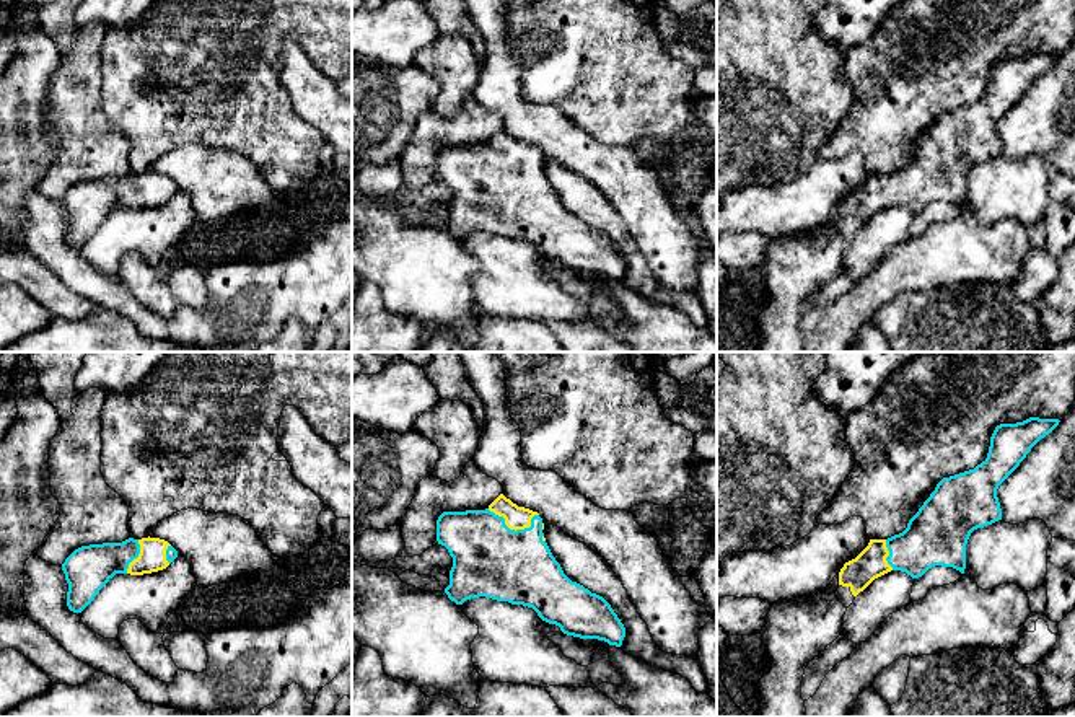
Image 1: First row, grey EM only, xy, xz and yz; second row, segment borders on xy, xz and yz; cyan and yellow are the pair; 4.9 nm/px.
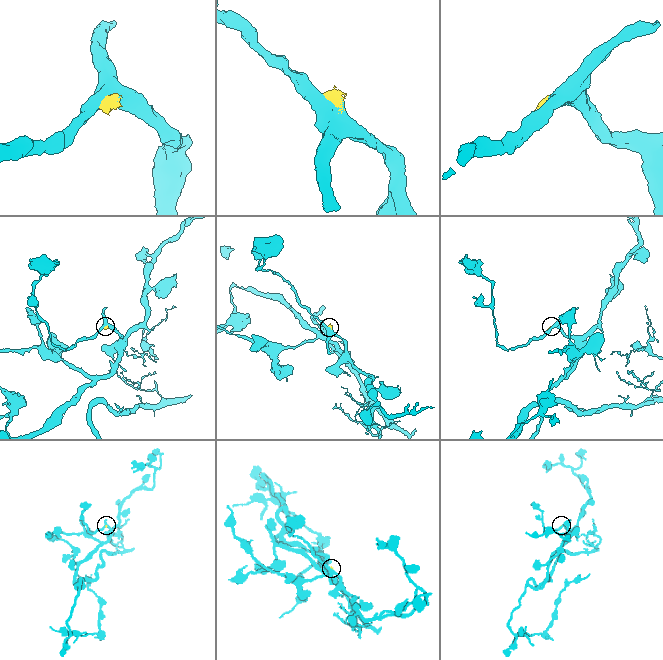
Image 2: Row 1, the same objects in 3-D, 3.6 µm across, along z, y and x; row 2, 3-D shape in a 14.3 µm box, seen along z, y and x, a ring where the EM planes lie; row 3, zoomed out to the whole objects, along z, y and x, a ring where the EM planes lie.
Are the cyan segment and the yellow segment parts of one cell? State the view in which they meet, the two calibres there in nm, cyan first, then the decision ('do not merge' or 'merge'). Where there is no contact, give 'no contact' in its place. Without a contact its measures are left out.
xz | 360/110 nm | merge

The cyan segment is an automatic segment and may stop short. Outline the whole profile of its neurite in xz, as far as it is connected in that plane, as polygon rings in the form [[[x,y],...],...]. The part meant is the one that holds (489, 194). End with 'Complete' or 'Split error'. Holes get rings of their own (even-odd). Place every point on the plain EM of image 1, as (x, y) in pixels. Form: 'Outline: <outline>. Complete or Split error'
Outline: [[[500,129],[485,145],[443,147],[437,155],[437,176],[453,192],[445,228],[456,240],[471,233],[492,233],[533,243],[538,251],[567,271],[598,274],[621,282],[625,262],[599,230],[572,217],[552,191],[538,147],[518,142]]]. Split error

